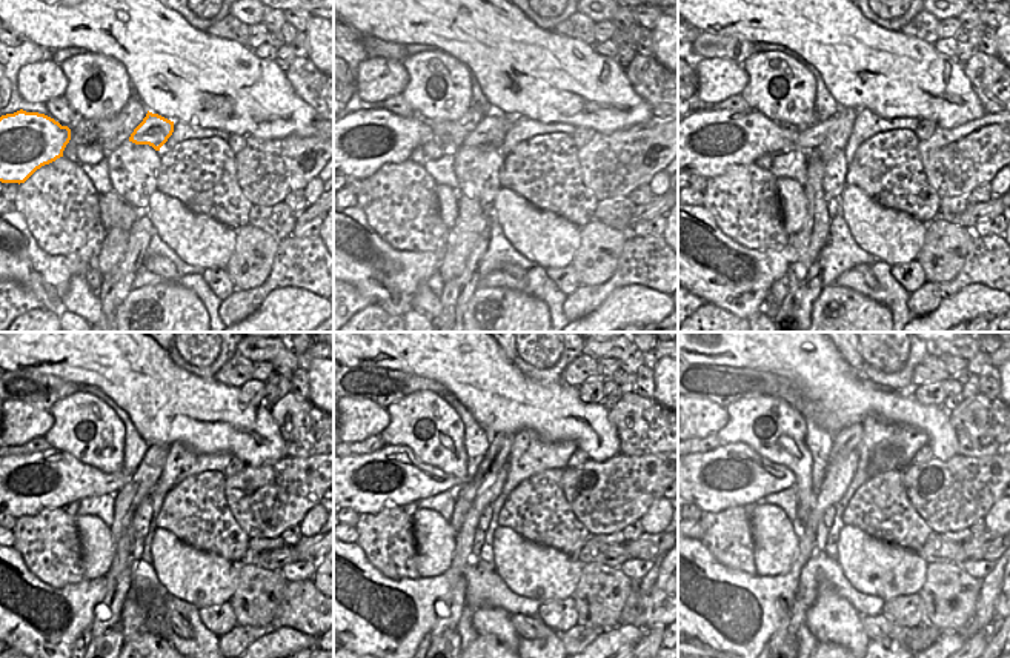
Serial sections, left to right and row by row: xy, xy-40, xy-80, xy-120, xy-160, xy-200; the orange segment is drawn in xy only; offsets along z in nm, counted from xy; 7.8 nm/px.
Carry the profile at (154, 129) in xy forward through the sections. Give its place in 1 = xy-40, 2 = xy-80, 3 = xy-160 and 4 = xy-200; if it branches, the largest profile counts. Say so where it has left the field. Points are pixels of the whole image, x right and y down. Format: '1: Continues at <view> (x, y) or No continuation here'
1: Continues at xy-40 (491, 131)
2: Continues at xy-80 (709, 142)
3: Continues at xy-160 (392, 477)
4: Continues at xy-200 (730, 475).

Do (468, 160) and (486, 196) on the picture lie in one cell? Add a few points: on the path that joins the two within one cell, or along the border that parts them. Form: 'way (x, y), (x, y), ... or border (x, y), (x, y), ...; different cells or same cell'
way (477, 169), (483, 186); same cell

